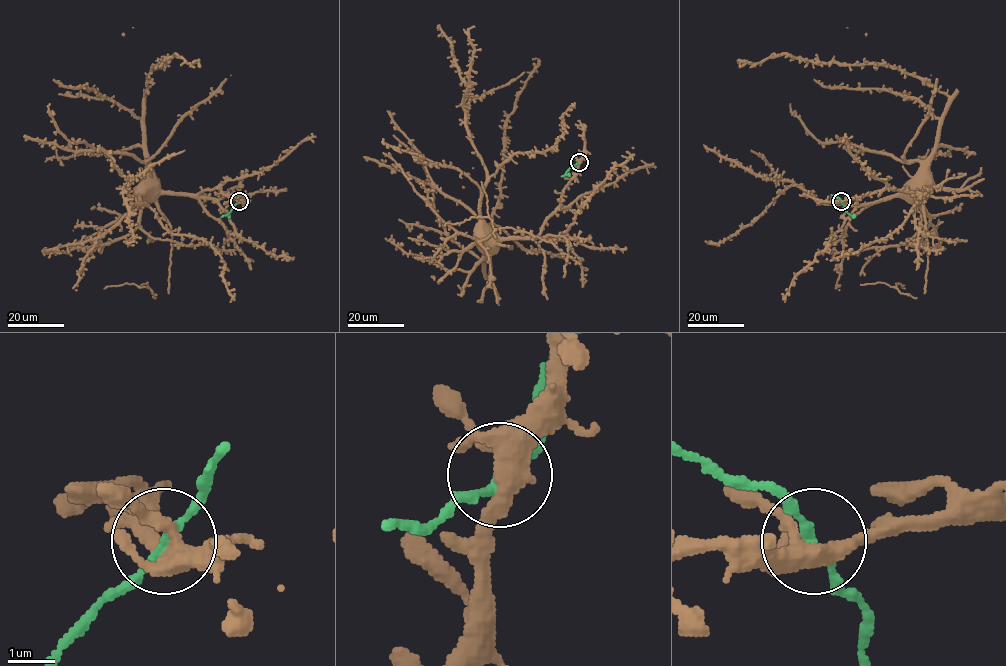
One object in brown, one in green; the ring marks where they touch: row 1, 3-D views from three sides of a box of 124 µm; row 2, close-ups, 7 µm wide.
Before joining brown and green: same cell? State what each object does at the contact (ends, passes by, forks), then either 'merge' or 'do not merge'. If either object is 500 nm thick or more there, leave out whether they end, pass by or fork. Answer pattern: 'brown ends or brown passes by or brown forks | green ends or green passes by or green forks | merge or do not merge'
brown forks | green passes by | merge

